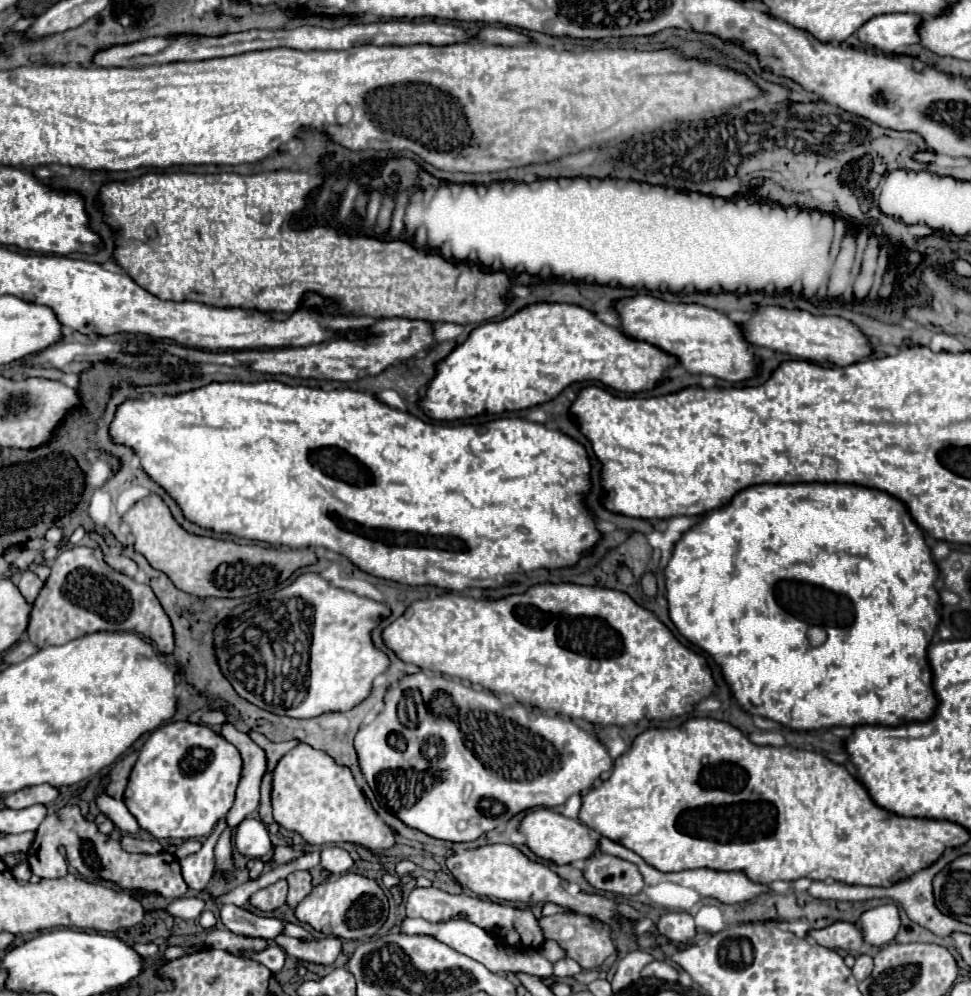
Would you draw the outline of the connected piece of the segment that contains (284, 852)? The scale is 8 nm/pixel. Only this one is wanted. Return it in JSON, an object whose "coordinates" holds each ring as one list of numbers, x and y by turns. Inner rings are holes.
{"coordinates":[[274,845,274,851,272,851,272,863,282,865,282,863,292,861,292,857,298,857,298,855,302,855,302,853,298,853,298,851,294,851,294,849,286,847,286,845]]}

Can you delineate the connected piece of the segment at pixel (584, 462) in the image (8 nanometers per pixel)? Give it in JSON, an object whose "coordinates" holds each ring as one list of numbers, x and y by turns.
{"coordinates":[[260,381,260,383,210,383,202,389,188,391,184,395,164,395,150,397,148,401,134,399,118,407,116,417,110,425,110,435,116,443,124,443,138,451,144,471,160,483,182,507,184,515,204,529,216,533,232,533,238,537,264,541,272,545,288,547,326,547,330,551,342,553,362,571,390,579,404,585,436,585,448,591,462,589,498,589,506,587,506,575,524,575,536,569,562,569,576,565,586,553,590,553,600,541,600,531,596,529,596,541,588,539,592,533,594,519,584,503,586,493,592,489,590,479,590,457,586,447,576,439,560,433,560,429,546,429,540,423,532,423,518,417,502,417,486,423,484,427,472,425,432,425,422,419,388,407,378,401,376,395,340,389,322,391,310,387,290,387,280,381]]}

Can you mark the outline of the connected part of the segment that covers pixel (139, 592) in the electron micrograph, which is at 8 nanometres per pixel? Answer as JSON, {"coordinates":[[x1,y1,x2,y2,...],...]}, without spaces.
{"coordinates":[[72,547,64,549,52,563,52,573,48,581,44,583,40,595,34,601,34,609,30,615,28,625,28,637,38,647,50,647,50,645,62,645,70,639,78,639,88,633,96,631,134,631,146,639,150,639,160,653,172,653,174,651,174,627,170,623,170,617,166,611,162,611,162,605,158,603,158,597,148,585,136,583,132,577,112,569,104,561,104,551,100,547]]}

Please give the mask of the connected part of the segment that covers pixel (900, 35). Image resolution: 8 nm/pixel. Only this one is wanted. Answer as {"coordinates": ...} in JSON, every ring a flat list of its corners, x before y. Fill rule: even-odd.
{"coordinates":[[884,13,884,15,876,15,870,21,866,21,856,31,856,35,858,35,858,39,862,43,872,45,872,47,876,47,882,53,896,53,902,47,918,43,918,35,916,35,918,23,920,23,920,15,914,15,914,13]]}

